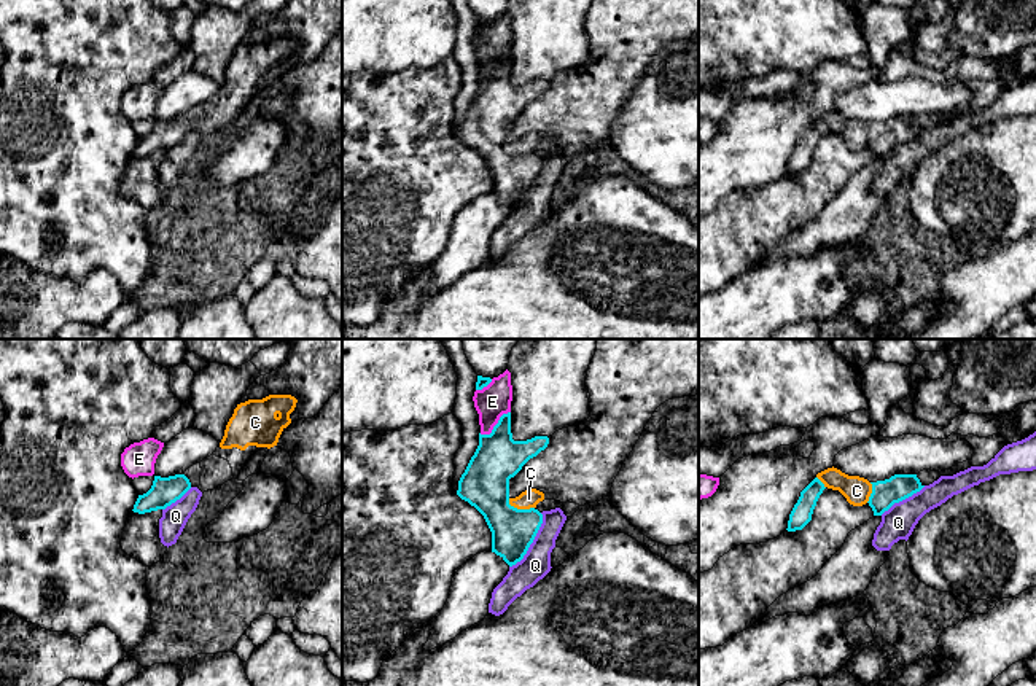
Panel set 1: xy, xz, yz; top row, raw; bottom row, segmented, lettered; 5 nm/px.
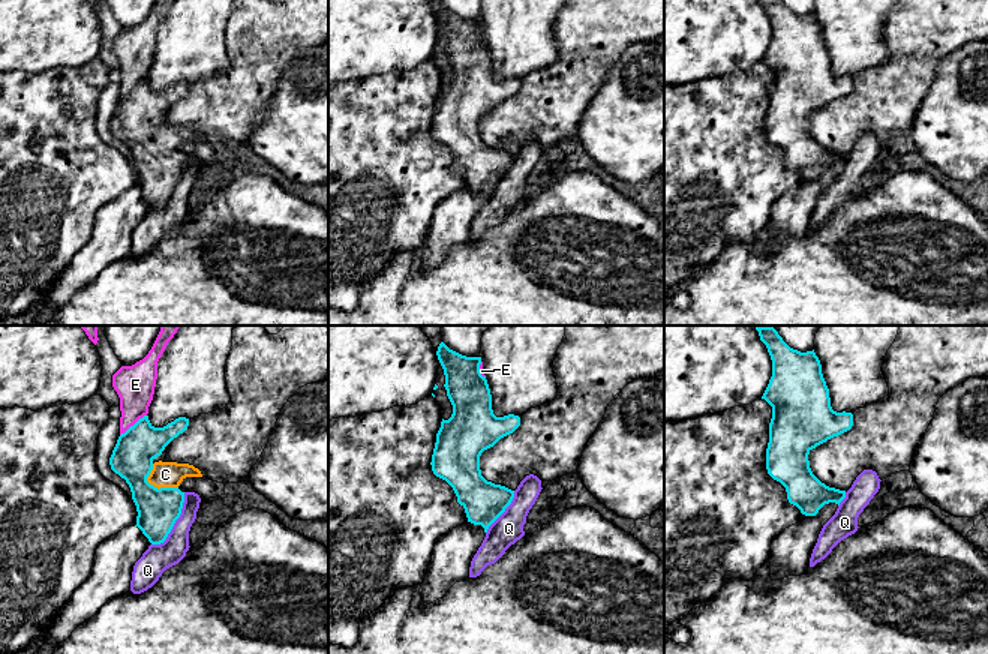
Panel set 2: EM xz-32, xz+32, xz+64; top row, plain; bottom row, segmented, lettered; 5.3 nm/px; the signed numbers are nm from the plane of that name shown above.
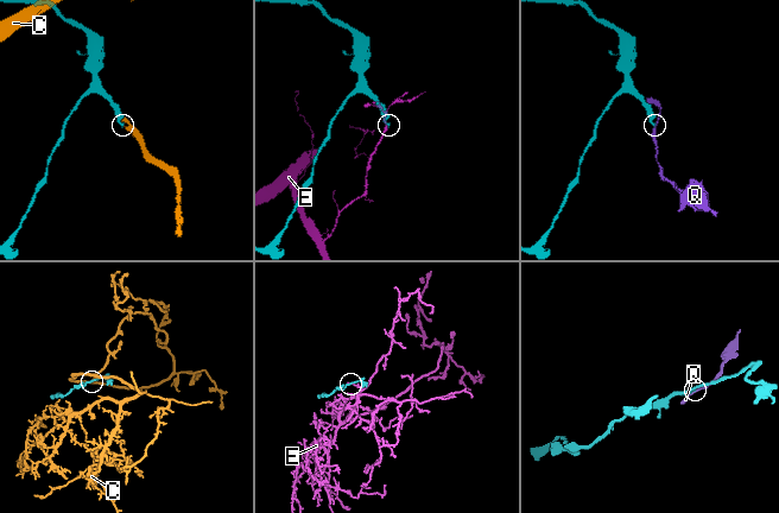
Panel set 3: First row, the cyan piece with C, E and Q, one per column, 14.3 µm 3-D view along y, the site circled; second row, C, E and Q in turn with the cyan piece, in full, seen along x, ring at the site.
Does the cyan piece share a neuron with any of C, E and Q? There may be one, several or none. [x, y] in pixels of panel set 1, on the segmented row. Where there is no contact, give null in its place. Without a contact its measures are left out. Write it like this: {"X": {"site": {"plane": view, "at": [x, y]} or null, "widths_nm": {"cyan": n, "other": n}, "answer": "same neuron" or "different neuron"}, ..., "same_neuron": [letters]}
{"C": {"site": {"plane": "xz", "at": [519, 510]}, "widths_nm": {"cyan": 240, "other": 90}, "answer": "same neuron"}, "E": {"site": {"plane": "xz", "at": [495, 425]}, "widths_nm": {"cyan": 240, "other": 170}, "answer": "different neuron"}, "Q": {"site": {"plane": "xz", "at": [532, 541]}, "widths_nm": {"cyan": 220, "other": 150}, "answer": "different neuron"}, "same_neuron": ["C"]}

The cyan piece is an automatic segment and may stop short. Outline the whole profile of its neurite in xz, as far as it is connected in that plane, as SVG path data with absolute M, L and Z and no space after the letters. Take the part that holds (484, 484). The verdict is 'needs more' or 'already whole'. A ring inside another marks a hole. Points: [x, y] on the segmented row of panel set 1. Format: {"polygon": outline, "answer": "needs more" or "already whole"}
{"polygon": "M511 412L503 414L490 435L479 433L479 446L458 481L457 495L484 516L492 532L492 552L509 567L520 562L533 543L543 524L536 505L544 500L536 489L511 498L509 479L547 444L547 436L514 441Z", "answer": "needs more"}

